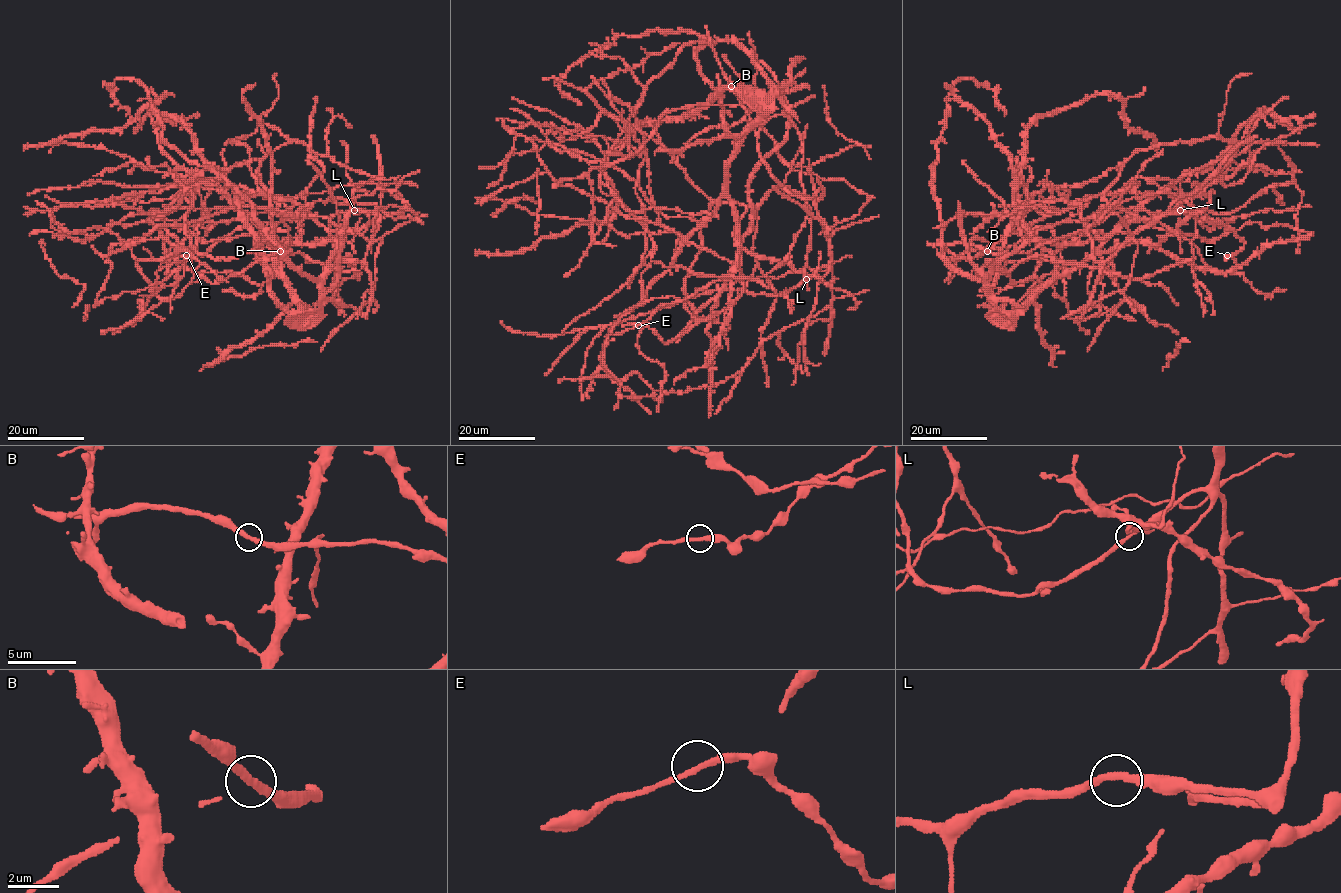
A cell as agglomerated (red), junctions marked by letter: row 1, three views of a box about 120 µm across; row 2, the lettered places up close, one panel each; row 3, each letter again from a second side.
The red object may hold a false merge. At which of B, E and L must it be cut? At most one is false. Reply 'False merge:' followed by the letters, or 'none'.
False merge: none

